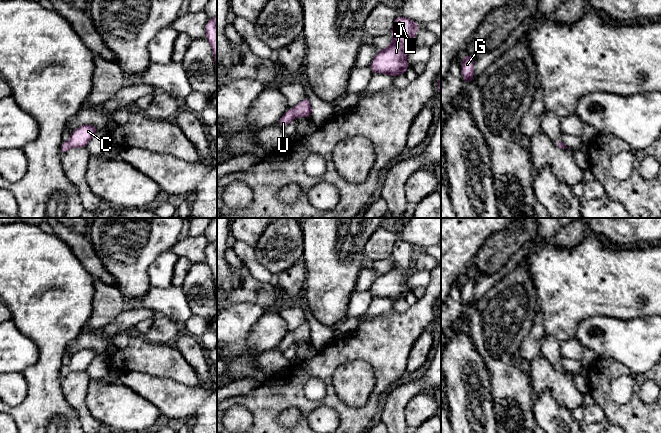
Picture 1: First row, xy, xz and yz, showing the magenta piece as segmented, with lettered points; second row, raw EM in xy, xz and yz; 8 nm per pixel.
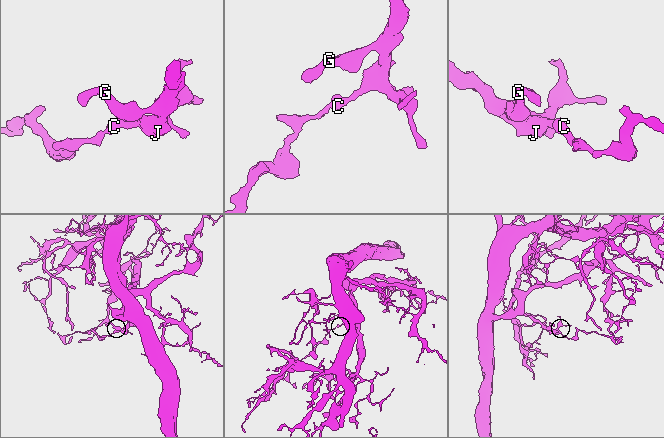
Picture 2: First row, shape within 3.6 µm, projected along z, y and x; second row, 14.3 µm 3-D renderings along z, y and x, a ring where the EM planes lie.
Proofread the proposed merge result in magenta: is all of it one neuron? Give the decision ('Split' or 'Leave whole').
Leave whole

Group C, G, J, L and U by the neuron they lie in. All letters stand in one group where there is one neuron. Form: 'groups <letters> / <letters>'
groups C G J L U

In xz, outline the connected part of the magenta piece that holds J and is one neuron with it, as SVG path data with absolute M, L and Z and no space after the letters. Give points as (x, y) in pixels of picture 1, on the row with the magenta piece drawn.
M396 17L391 29L392 42L378 51L369 67L372 73L384 73L392 77L404 74L409 68L407 53L413 46L413 38L418 30L417 23L405 17Z

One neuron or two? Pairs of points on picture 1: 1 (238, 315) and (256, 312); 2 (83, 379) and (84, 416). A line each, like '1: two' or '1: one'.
1: one
2: one

